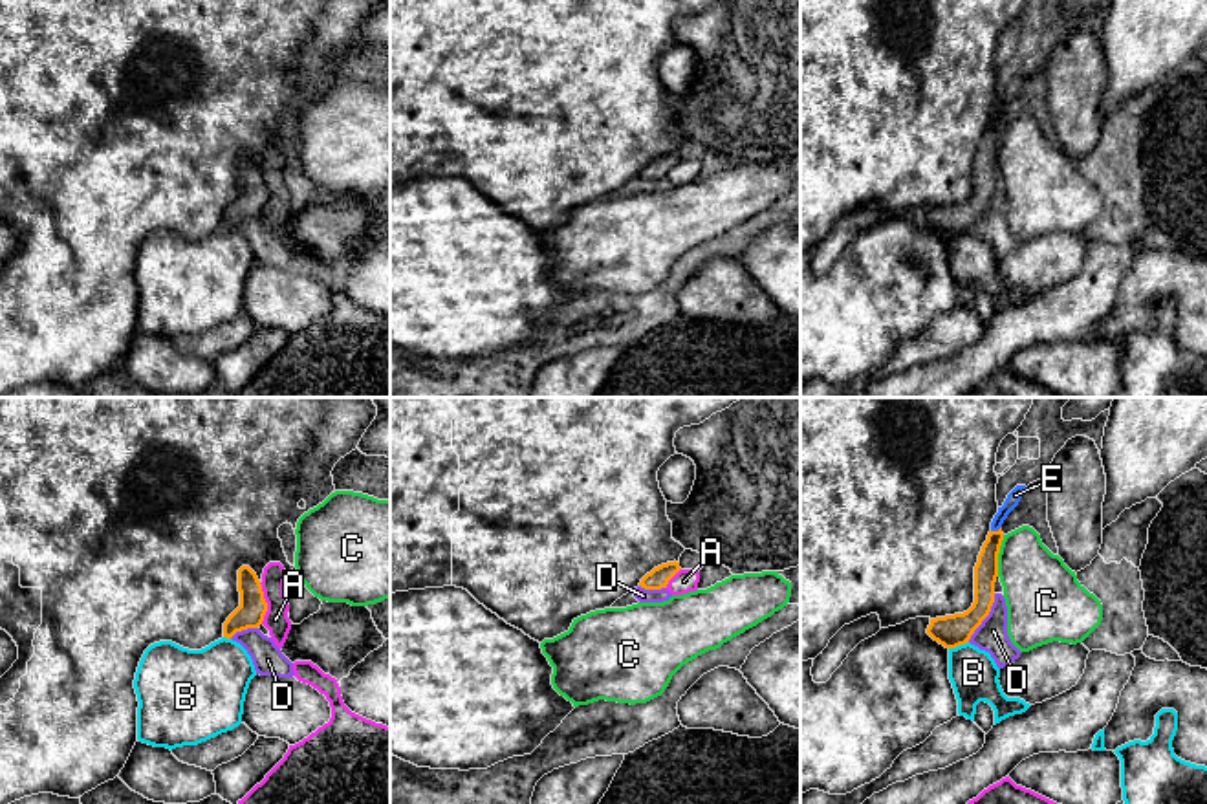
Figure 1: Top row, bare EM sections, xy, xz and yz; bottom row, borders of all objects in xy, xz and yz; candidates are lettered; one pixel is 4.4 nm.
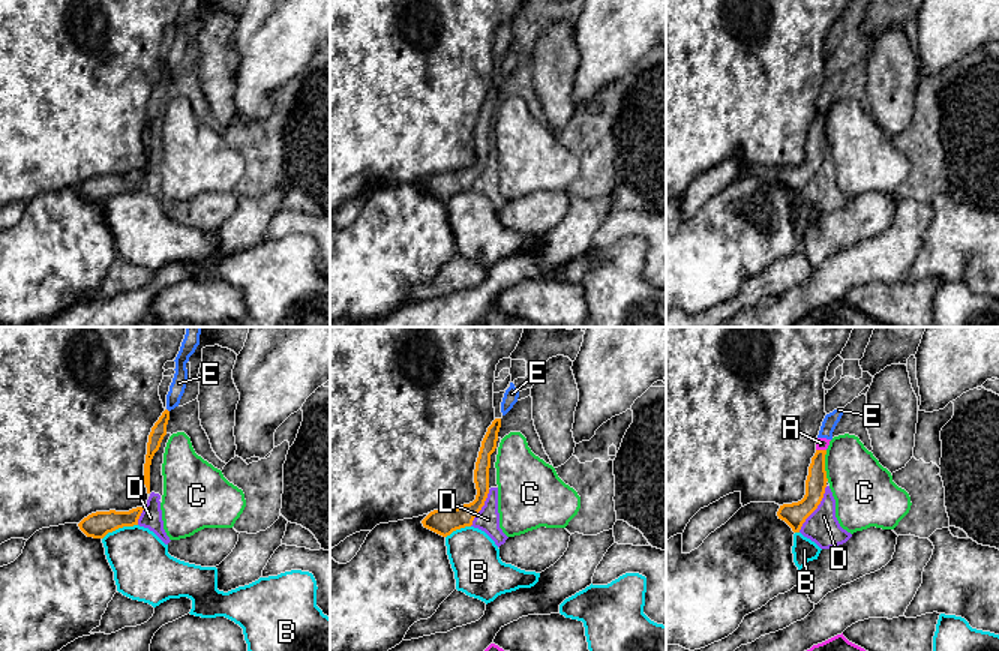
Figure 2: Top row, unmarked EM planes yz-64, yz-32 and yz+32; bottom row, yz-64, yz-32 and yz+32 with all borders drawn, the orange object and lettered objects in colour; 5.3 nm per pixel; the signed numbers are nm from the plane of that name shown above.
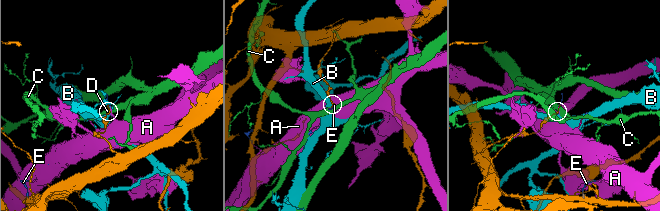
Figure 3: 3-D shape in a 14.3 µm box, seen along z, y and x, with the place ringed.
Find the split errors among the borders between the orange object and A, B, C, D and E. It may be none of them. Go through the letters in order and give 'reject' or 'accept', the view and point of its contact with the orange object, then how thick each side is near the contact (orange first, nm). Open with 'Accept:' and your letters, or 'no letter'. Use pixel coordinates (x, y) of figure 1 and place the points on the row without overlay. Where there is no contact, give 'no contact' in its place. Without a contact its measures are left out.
Accept: D
A: reject | xy (266, 193) | 120/110 nm
B: reject | yz (958, 235) | 140/220 nm
C: reject | yz (997, 145) | 110/320 nm
D: accept | yz (986, 206) | 140/140 nm
E: reject | yz (995, 121) | 110/60 nm

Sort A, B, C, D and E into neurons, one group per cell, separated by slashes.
A E / B / C / D

